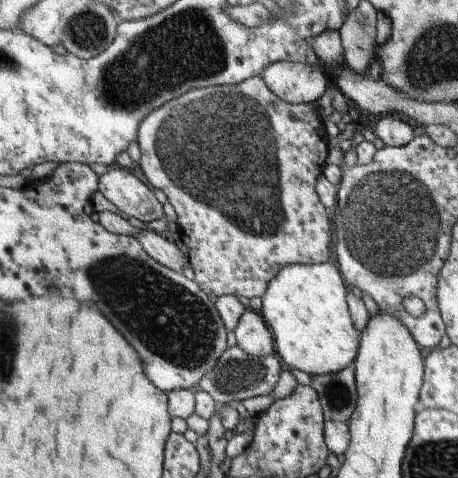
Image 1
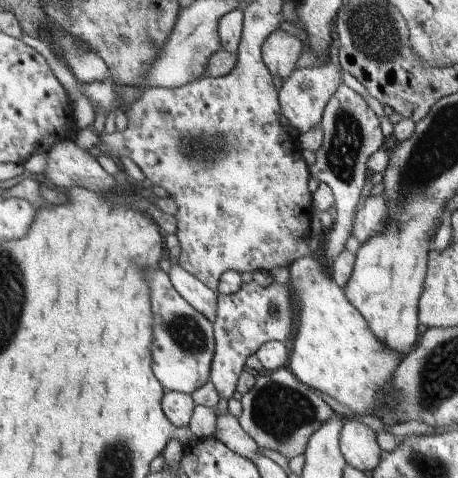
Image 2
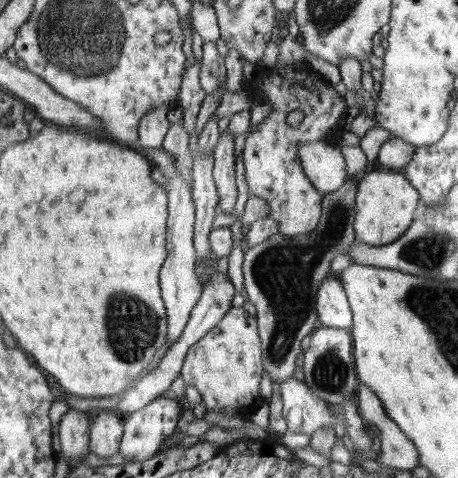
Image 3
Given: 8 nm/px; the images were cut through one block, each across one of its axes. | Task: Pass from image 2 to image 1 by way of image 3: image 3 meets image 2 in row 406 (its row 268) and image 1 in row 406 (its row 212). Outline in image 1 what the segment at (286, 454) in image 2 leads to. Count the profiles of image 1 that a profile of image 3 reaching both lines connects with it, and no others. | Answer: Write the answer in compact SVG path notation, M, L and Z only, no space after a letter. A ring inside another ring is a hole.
M353 366L331 376L307 376L303 372L295 372L293 376L299 382L299 386L311 384L311 388L317 390L321 422L349 422L357 398Z

